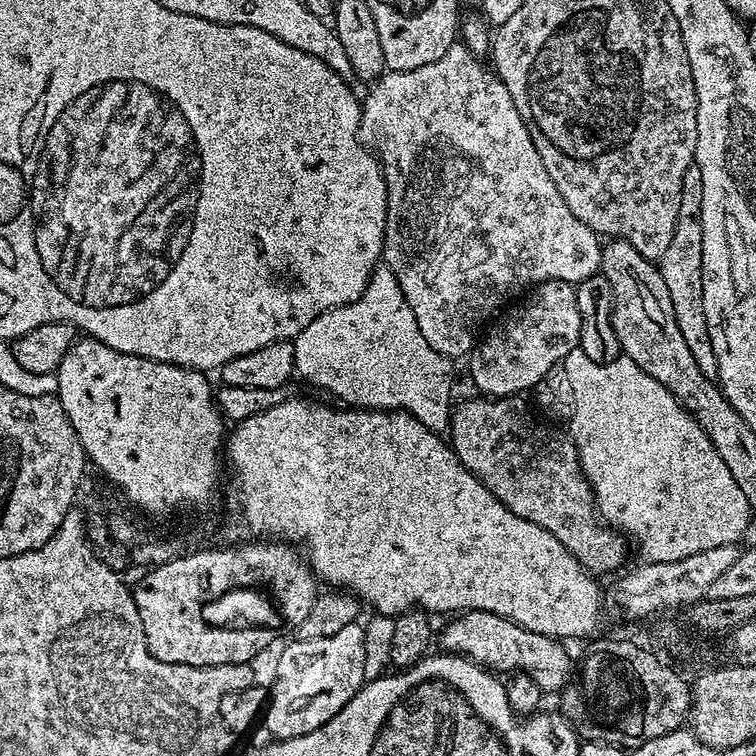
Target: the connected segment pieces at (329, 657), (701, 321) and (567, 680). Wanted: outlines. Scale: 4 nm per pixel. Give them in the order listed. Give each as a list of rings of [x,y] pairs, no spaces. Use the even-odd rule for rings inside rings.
[[[357,622],[338,630],[338,634],[330,634],[330,638],[293,639],[293,644],[288,644],[281,650],[280,657],[276,660],[276,677],[272,680],[270,699],[266,705],[266,725],[275,734],[275,739],[298,738],[326,726],[326,722],[333,720],[360,693],[366,683],[364,671],[369,671],[370,668],[364,632],[365,625]]]
[[[690,167],[682,182],[682,206],[678,210],[678,226],[666,254],[658,262],[662,282],[670,290],[670,302],[674,302],[674,314],[678,318],[678,330],[694,354],[694,362],[709,378],[716,376],[714,346],[710,346],[710,334],[706,330],[706,310],[702,306],[702,170]]]
[[[461,612],[444,629],[439,629],[438,644],[445,653],[464,656],[497,674],[523,674],[532,676],[541,693],[559,693],[573,683],[572,656],[565,645],[555,636],[534,634],[512,620],[489,612]],[[564,647],[564,648],[563,648]]]

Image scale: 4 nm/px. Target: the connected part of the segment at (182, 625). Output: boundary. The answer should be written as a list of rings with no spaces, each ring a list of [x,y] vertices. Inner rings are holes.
[[[252,542],[256,544],[232,544],[229,548],[204,548],[201,552],[192,552],[181,554],[175,560],[166,562],[157,568],[147,569],[143,573],[144,576],[137,584],[131,585],[132,597],[138,606],[138,614],[142,618],[142,626],[146,630],[146,638],[148,644],[154,649],[156,657],[166,662],[174,662],[175,664],[193,664],[194,666],[214,666],[215,664],[247,664],[255,661],[255,656],[263,650],[267,644],[272,644],[280,636],[280,631],[284,627],[288,630],[295,630],[302,622],[302,618],[306,618],[306,614],[310,614],[310,610],[316,604],[318,595],[317,577],[314,575],[311,567],[306,563],[305,557],[299,556],[297,549],[288,542]]]

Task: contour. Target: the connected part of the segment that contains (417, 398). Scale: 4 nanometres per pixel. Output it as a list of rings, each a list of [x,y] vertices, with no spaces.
[[[384,270],[373,272],[366,290],[362,290],[357,300],[324,312],[294,337],[297,377],[305,376],[314,387],[325,388],[330,395],[340,399],[337,401],[348,406],[408,412],[432,432],[443,433],[452,418],[452,364],[449,357],[438,354],[438,350],[434,350],[430,342],[422,338],[418,318],[414,318],[414,310],[410,302],[406,302],[402,286],[398,286],[398,278]]]

